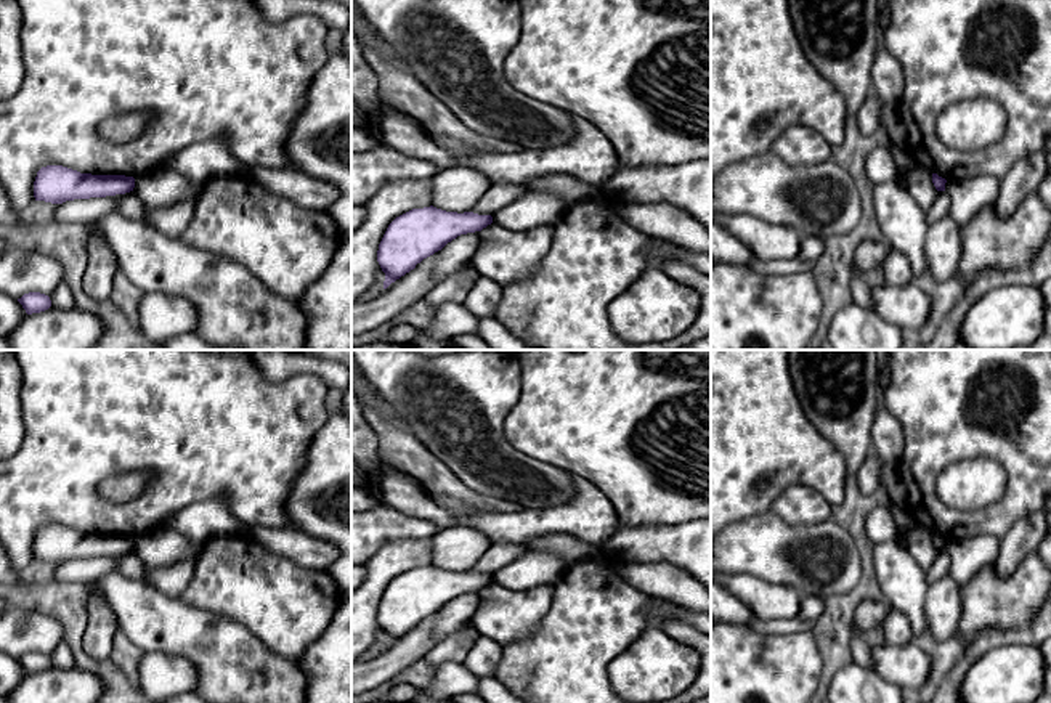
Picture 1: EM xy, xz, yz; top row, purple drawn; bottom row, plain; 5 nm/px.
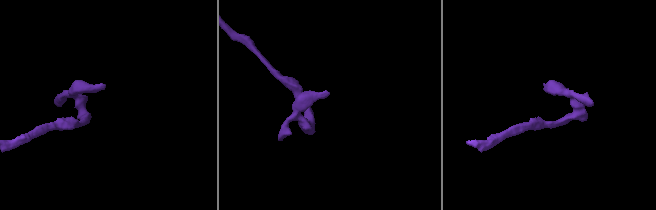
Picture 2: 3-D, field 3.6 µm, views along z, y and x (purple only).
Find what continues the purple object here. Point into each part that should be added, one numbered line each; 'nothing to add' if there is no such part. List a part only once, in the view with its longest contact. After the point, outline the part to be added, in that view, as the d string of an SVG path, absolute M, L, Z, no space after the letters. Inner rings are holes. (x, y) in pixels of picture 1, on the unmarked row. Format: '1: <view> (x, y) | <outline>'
nothing to add

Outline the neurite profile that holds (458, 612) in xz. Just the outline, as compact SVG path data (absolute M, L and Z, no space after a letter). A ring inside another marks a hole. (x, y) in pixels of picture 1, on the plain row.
M480 591L461 594L448 602L435 618L432 639L440 642L464 624L470 624L477 607L480 603Z

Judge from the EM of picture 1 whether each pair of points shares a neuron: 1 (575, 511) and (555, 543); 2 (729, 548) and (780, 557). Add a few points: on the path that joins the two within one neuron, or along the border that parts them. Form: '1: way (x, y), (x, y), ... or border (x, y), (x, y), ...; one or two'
1: border (527, 543), (547, 533), (573, 533), (597, 544); two
2: way (742, 548), (767, 548); one

